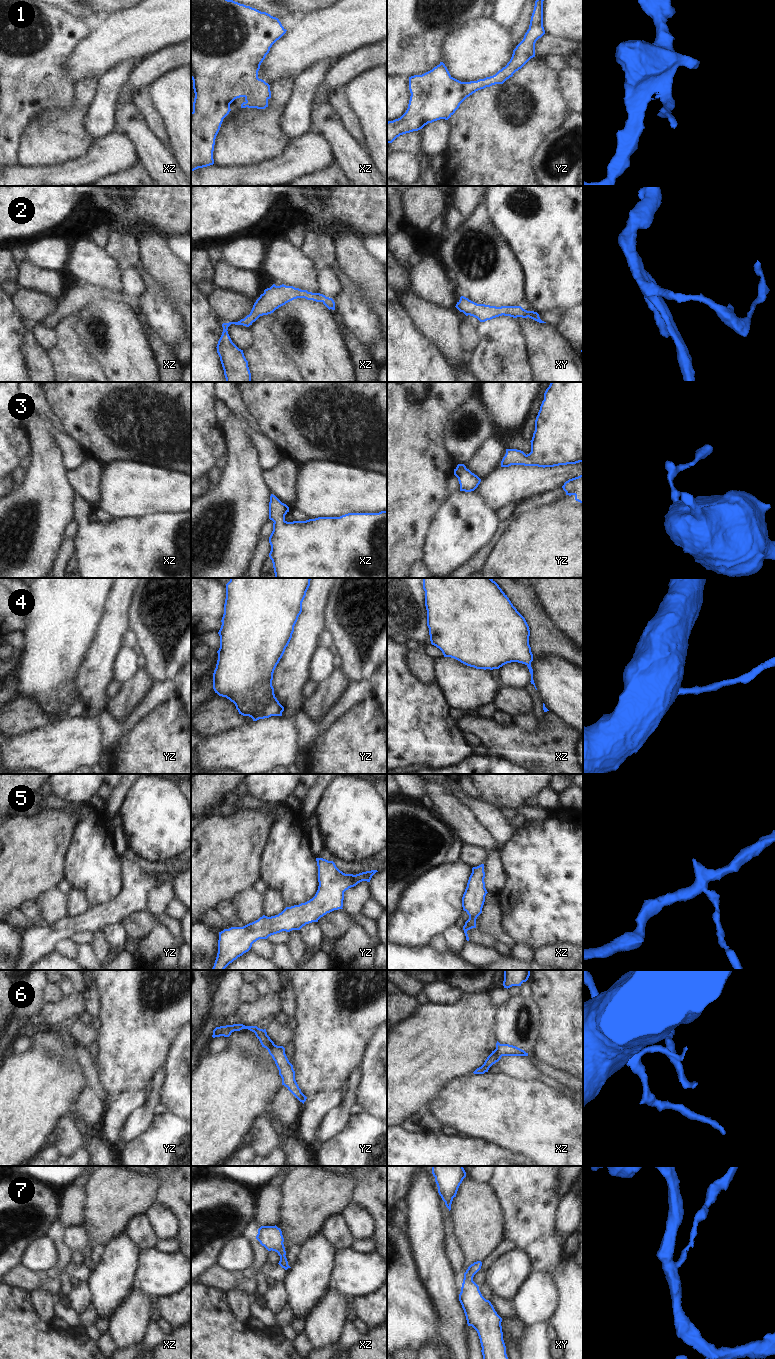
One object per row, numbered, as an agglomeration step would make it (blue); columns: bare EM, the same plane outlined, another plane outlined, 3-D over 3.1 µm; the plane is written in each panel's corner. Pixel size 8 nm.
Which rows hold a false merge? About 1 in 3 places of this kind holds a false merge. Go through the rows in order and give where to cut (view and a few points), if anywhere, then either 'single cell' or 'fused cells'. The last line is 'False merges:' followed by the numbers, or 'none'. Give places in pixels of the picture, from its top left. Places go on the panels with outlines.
1: no cut | single cell
2: no cut | single cell
3: no cut | single cell
4: no cut | single cell
5: no cut | single cell
6: xz (495, 1049), (496, 1061) | fused cells
7: no cut | single cell
False merges: 6

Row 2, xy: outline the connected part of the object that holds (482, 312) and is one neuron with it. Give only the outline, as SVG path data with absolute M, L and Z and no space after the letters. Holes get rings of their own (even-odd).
M461 296L460 300L455 306L460 312L463 312L466 316L470 315L477 318L480 322L485 322L499 316L510 316L513 318L531 318L539 323L546 323L542 321L539 314L534 311L527 311L521 306L490 306L485 304L477 304L468 298Z

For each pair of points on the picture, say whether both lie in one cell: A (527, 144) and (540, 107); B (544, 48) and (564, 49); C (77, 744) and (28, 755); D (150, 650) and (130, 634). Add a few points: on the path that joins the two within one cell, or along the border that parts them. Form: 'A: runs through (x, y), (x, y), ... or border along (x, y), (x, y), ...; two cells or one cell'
A: runs through (527, 135), (527, 124), (535, 116); one cell
B: runs through (549, 48), (559, 48); one cell
C: runs through (65, 745), (56, 750), (40, 750); one cell
D: border along (130, 627), (135, 632), (138, 644); two cells

